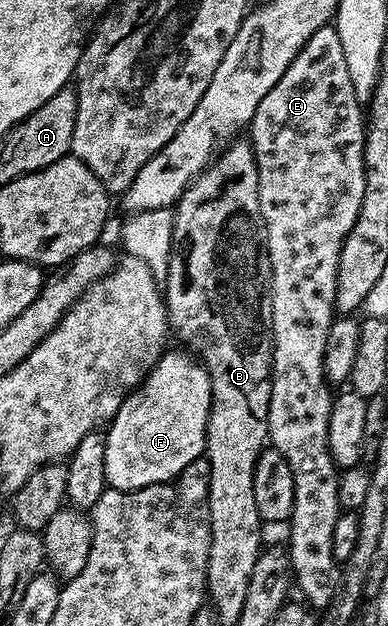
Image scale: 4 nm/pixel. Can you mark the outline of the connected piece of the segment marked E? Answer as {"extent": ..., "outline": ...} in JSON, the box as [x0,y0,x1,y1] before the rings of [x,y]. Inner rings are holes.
{"extent":[249,26,367,609],"outline":[[[334,26],[321,27],[309,37],[304,47],[293,58],[292,64],[286,69],[284,76],[262,98],[249,124],[250,131],[249,142],[255,150],[255,160],[257,161],[257,197],[261,201],[263,230],[271,262],[271,396],[269,397],[267,438],[270,446],[275,447],[277,453],[281,453],[281,457],[285,457],[285,461],[289,461],[289,469],[293,472],[293,513],[289,520],[291,532],[287,535],[288,543],[285,543],[285,550],[291,557],[293,583],[297,591],[299,587],[300,593],[304,595],[302,598],[308,608],[322,609],[333,601],[341,582],[341,563],[340,560],[333,557],[333,525],[337,525],[337,517],[341,513],[337,497],[339,471],[329,453],[329,413],[331,412],[333,391],[327,382],[327,372],[323,370],[323,358],[325,357],[325,345],[329,337],[331,322],[337,317],[335,294],[337,293],[337,273],[339,272],[341,249],[347,240],[347,234],[351,232],[357,221],[357,213],[361,209],[361,201],[365,197],[365,177],[367,176],[367,166],[363,163],[365,107],[353,89],[353,81],[349,77],[349,65],[345,65],[345,49],[341,49],[341,37],[335,32]]]}

